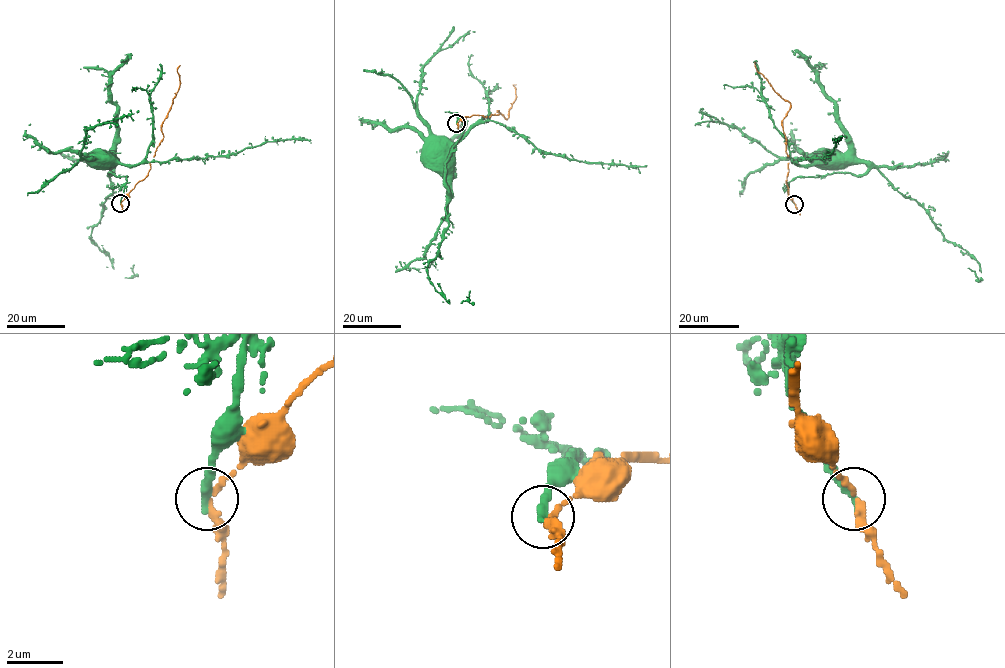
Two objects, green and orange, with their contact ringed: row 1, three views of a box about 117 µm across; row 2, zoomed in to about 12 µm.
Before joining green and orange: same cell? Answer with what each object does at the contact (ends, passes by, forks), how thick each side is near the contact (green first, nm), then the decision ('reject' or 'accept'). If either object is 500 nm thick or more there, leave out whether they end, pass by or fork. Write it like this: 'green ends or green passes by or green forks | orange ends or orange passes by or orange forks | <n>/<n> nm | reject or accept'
green ends | orange passes by | 360/260 nm | reject

